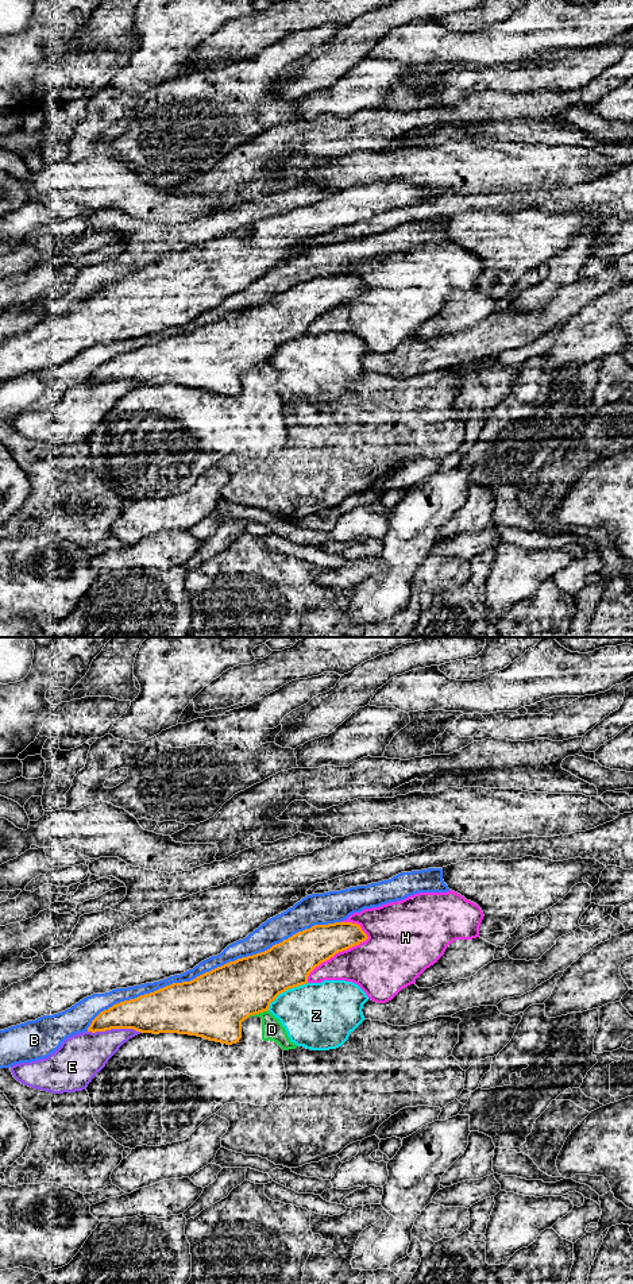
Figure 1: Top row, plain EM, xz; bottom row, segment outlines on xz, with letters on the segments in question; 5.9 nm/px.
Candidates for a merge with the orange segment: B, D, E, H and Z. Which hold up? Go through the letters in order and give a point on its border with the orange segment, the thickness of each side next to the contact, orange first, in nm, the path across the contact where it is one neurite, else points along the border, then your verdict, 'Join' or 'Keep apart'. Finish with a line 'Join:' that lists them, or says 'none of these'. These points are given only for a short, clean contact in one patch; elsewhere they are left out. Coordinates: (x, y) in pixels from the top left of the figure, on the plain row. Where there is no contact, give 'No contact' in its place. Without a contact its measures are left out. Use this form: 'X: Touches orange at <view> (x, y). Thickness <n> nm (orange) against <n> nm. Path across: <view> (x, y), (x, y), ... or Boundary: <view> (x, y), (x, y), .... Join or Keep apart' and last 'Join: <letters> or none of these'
B: Touches orange at xz (212, 322). Thickness 400 nm (orange) against 110 nm. Keep apart
D: Touches orange at xz (257, 365). Thickness 380 nm (orange) against 130 nm. Keep apart
E: Touches orange at xz (114, 380). Thickness 240 nm (orange) against 260 nm. Keep apart
H: Touches orange at xz (340, 303). Thickness 240 nm (orange) against 360 nm. Keep apart
Z: Touches orange at xz (285, 342). Thickness 340 nm (orange) against 400 nm. Keep apart
Join: none of these

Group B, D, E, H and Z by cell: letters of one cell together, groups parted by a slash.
B / D Z / E / H

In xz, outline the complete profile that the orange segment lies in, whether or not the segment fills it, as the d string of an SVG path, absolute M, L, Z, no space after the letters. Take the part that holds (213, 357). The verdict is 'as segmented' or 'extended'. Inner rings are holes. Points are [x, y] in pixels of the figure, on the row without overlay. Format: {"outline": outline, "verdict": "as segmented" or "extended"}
{"outline": "M358 275L314 277L265 304L229 313L190 333L116 355L101 363L88 383L134 381L236 396L244 371L269 363L279 346L306 336L309 325L321 315L367 290Z", "verdict": "as segmented"}

